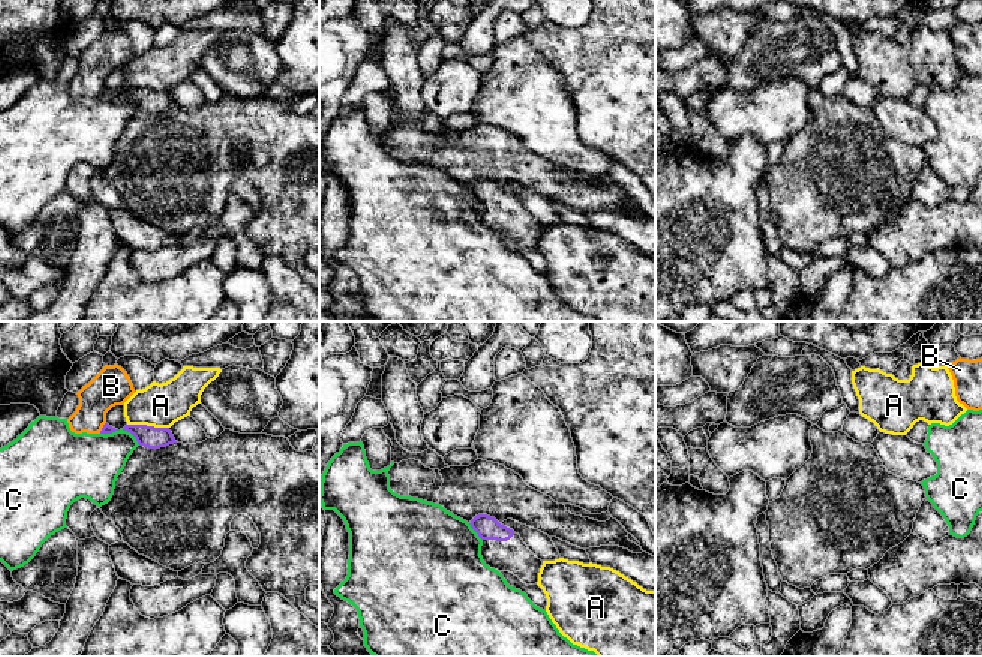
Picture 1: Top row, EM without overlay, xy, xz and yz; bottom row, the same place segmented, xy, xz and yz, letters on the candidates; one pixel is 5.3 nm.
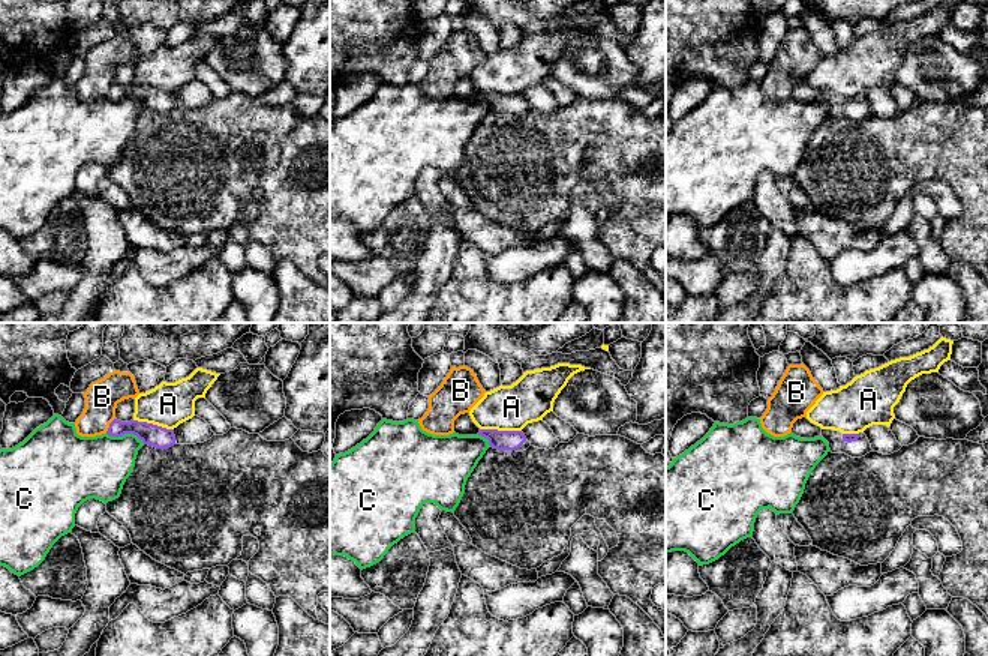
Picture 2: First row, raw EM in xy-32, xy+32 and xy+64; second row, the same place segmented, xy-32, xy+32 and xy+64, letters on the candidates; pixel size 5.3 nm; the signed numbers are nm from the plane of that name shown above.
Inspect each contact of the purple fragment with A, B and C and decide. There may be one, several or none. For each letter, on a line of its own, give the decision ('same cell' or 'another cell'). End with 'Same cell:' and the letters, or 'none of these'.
A: another cell
B: another cell
C: another cell
Same cell: none of these

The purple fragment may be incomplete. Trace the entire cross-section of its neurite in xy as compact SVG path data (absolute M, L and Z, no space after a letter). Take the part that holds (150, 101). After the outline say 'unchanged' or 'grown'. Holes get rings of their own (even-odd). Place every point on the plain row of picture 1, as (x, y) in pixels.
M126 88L123 94L130 96L139 110L160 112L177 106L169 92L154 92L147 88Z; unchanged

